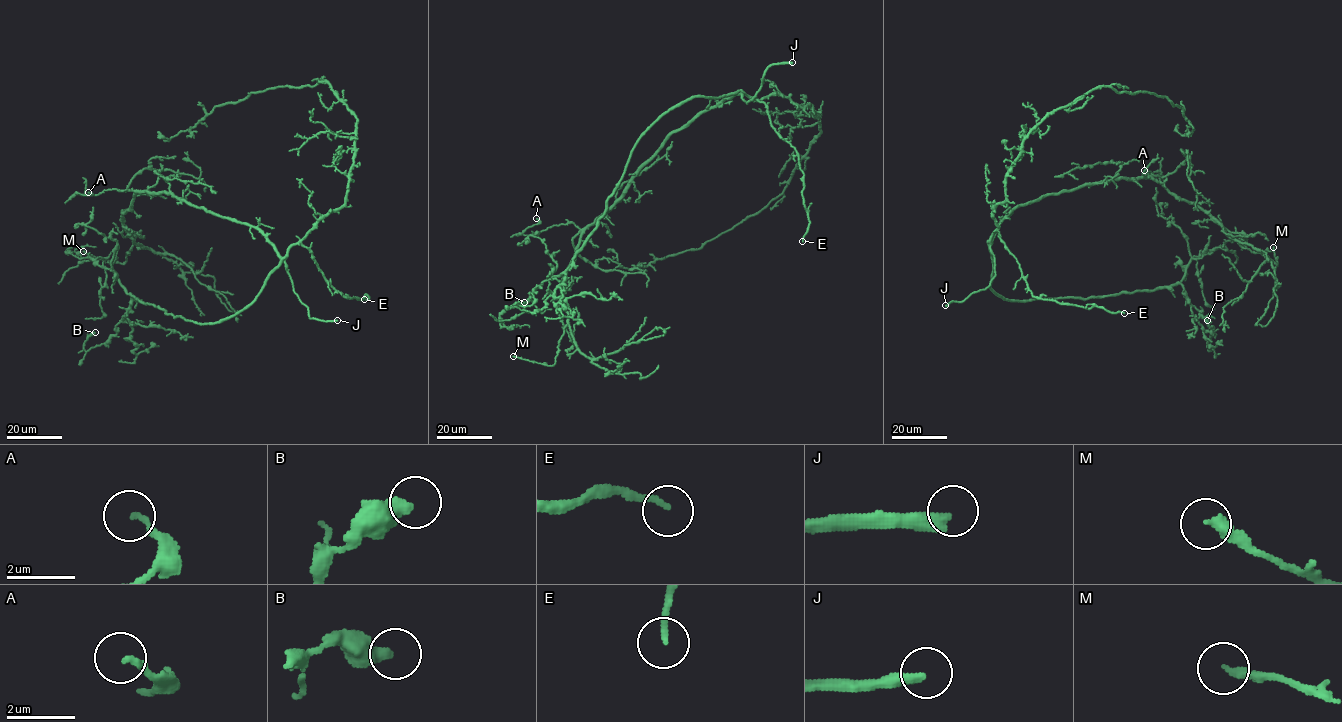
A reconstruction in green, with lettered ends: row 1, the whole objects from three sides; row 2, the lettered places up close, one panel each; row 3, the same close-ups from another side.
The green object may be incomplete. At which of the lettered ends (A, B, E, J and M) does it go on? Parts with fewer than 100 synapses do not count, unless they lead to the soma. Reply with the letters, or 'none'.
E, J

